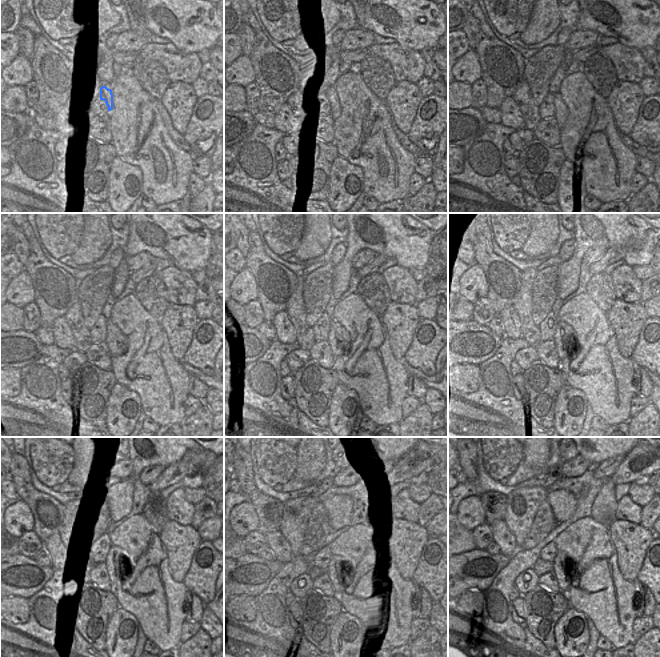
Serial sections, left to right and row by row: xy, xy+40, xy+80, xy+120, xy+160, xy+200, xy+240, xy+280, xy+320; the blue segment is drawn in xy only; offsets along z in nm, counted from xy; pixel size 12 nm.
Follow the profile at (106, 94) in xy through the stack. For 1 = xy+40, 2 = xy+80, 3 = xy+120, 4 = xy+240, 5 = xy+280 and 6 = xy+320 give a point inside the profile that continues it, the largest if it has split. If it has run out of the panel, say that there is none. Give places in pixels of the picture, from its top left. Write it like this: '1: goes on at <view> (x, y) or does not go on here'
1: goes on at xy+40 (332, 97)
2: goes on at xy+80 (561, 111)
3: goes on at xy+120 (116, 342)
4: goes on at xy+240 (116, 554)
5: goes on at xy+280 (336, 574)
6: goes on at xy+320 (560, 568)

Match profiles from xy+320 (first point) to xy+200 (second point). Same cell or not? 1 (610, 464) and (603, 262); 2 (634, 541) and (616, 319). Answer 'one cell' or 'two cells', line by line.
1: two cells
2: one cell

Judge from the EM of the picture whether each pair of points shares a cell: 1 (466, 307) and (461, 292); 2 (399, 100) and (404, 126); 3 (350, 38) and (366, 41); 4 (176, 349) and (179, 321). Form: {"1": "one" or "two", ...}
{"1": "two", "2": "one", "3": "one", "4": "one"}

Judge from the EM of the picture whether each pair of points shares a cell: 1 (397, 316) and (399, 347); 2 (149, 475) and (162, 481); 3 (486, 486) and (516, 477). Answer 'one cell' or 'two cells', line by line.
1: one cell
2: two cells
3: two cells

